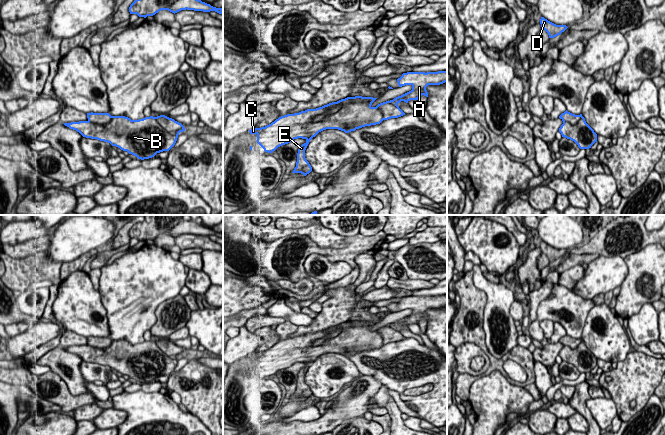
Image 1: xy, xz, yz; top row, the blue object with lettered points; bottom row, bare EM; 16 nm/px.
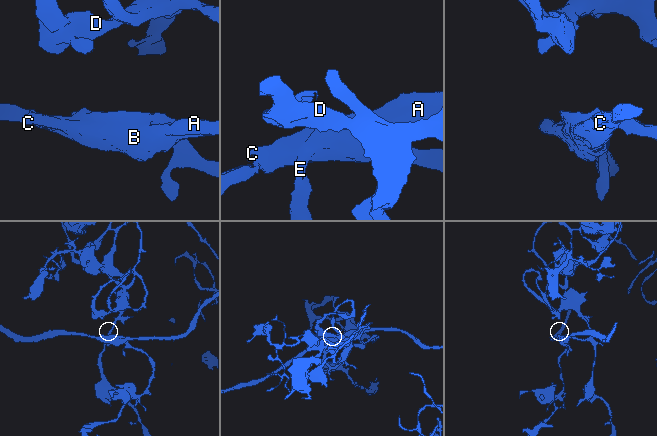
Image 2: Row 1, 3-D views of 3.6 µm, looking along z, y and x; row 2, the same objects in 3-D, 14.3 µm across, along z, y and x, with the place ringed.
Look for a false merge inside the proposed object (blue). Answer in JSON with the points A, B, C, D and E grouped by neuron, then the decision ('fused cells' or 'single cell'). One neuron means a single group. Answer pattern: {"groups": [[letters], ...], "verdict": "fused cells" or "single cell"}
{"groups": [["A", "B", "C", "D", "E"]], "verdict": "single cell"}

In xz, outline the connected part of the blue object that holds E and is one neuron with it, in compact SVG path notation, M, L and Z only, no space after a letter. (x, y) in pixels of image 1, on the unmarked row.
M447 295L407 296L397 306L399 311L411 309L412 314L376 331L371 329L377 322L347 321L316 333L281 340L271 348L249 356L257 359L257 367L268 377L294 363L305 363L306 366L298 373L296 391L292 397L306 400L312 395L312 391L305 382L305 374L310 364L319 356L338 353L349 357L365 350L380 348L383 344L401 341L405 337L397 328L401 325L408 327L410 324L418 324L422 319L428 321L426 311L447 306Z

